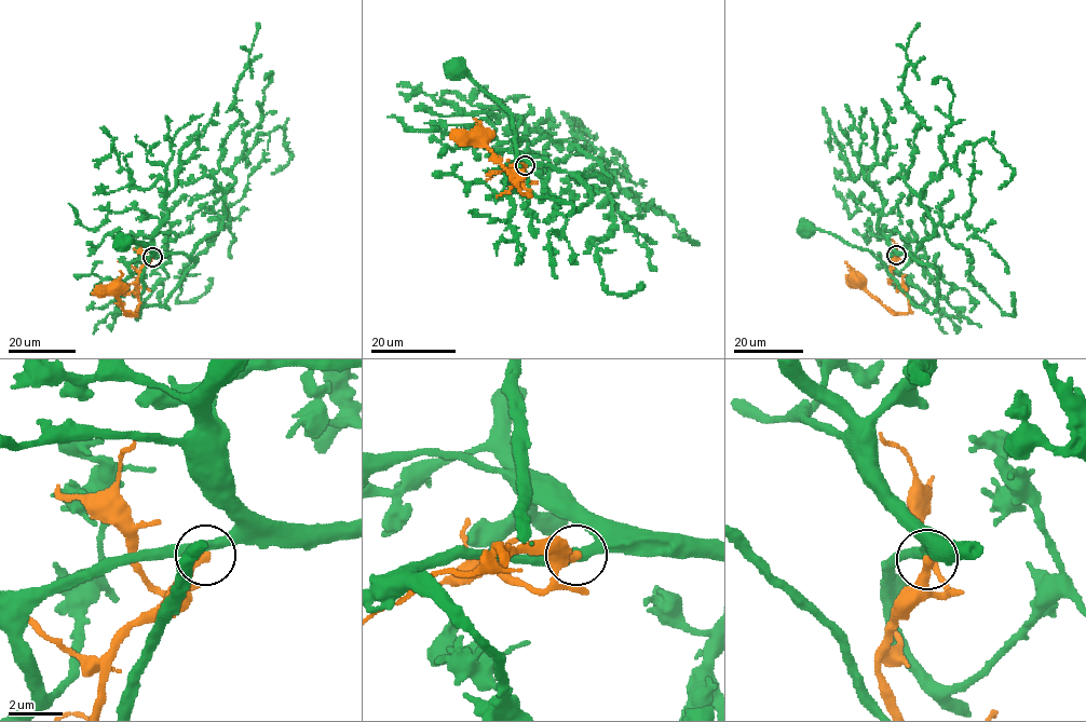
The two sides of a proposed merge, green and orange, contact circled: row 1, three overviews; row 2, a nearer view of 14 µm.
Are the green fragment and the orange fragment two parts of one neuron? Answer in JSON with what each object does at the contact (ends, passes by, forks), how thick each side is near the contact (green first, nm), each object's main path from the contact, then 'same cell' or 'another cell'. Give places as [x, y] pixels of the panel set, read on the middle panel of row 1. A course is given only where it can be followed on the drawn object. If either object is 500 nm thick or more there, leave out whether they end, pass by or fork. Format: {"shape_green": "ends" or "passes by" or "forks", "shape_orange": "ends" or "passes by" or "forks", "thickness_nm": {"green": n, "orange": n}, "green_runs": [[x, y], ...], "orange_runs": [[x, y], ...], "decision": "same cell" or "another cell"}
{"shape_green": "passes by", "shape_orange": "ends", "thickness_nm": {"green": 400, "orange": 320}, "green_runs": [[525, 165], [568, 172], [591, 194], [586, 204], [569, 215], [566, 202], [532, 193], [512, 114], [457, 71]], "orange_runs": [[525, 165], [513, 165], [529, 191], [527, 194], [480, 136]], "decision": "another cell"}

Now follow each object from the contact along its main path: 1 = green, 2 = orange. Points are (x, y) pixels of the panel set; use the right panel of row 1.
1: (896, 255), (911, 255), (933, 267), (938, 290), (937, 307), (932, 313), (911, 302), (868, 250), (809, 229)
2: (896, 255), (891, 270), (895, 283), (907, 297), (908, 312), (894, 313), (860, 288), (857, 282)

